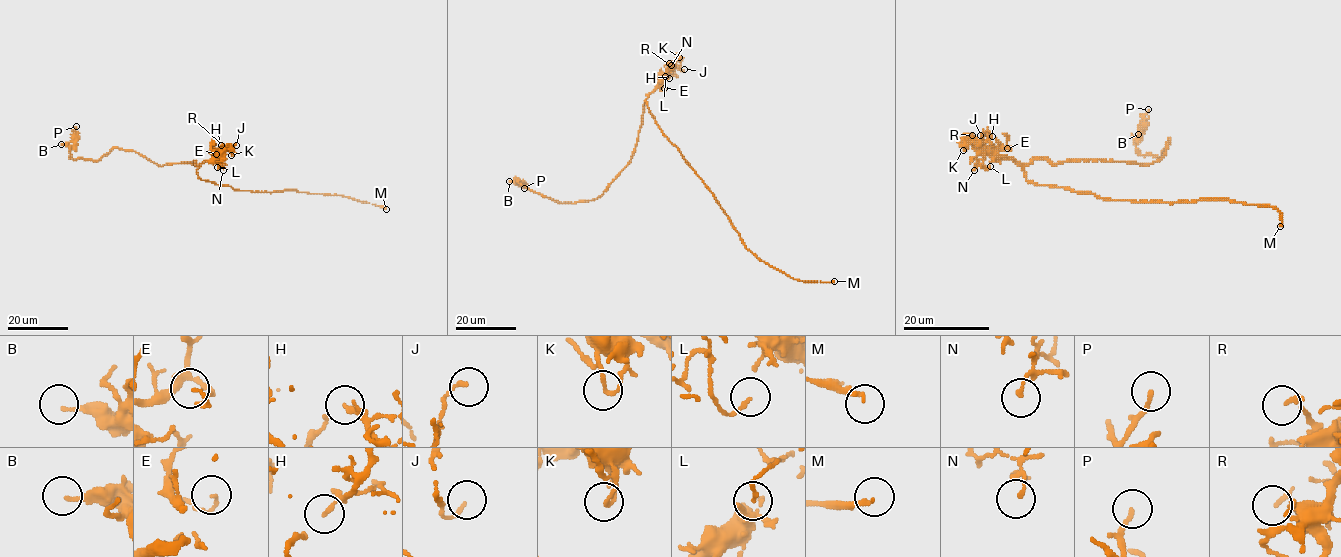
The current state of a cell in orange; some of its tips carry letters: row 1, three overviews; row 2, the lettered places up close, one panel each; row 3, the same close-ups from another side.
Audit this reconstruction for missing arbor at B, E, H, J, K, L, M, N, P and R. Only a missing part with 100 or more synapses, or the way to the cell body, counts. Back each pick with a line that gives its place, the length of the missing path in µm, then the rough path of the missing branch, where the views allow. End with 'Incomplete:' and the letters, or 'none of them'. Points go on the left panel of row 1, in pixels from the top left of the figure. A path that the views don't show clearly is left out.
M: at (386, 209); about 8 µm are missing; missing branch runs (386, 209), (406, 216)
Incomplete: M

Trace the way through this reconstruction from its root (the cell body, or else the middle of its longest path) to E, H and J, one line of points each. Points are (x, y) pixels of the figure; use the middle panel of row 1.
E: (651, 112), (645, 100), (663, 80), (659, 89), (664, 88)
H: (651, 112), (645, 100), (670, 66), (668, 68), (673, 75), (669, 78)
J: (651, 112), (645, 100), (673, 65), (682, 71), (684, 69)

